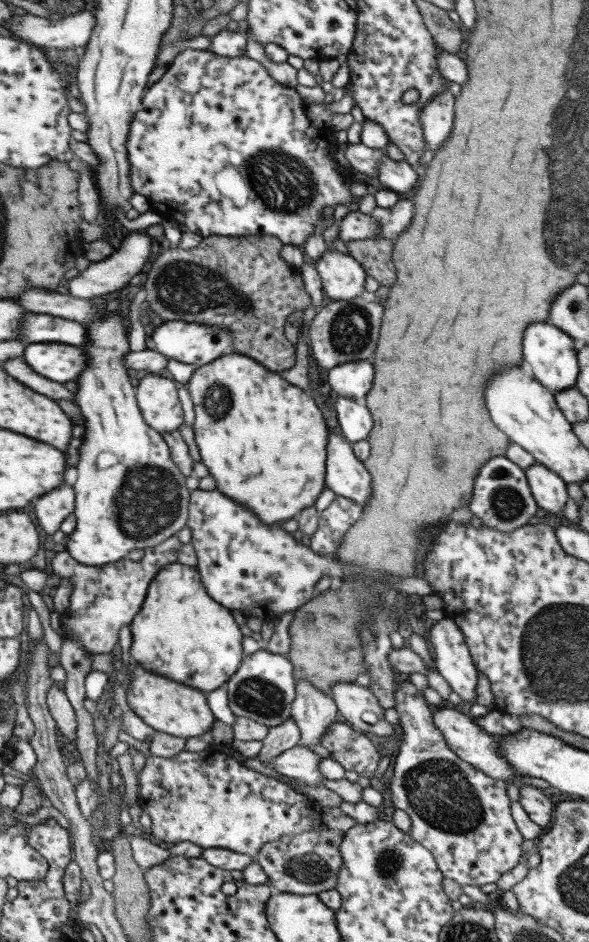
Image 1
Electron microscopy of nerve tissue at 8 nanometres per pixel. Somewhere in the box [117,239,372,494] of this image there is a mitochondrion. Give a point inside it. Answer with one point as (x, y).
(187, 288)

